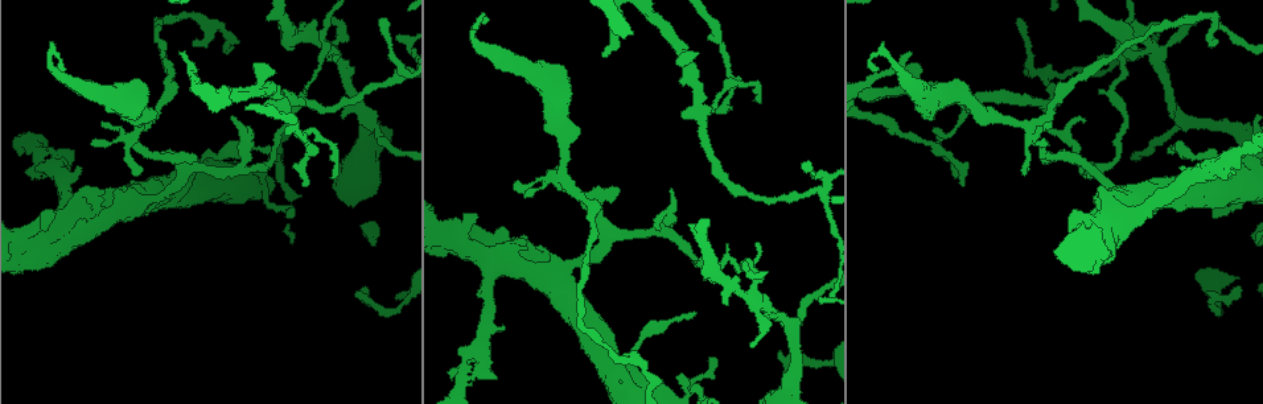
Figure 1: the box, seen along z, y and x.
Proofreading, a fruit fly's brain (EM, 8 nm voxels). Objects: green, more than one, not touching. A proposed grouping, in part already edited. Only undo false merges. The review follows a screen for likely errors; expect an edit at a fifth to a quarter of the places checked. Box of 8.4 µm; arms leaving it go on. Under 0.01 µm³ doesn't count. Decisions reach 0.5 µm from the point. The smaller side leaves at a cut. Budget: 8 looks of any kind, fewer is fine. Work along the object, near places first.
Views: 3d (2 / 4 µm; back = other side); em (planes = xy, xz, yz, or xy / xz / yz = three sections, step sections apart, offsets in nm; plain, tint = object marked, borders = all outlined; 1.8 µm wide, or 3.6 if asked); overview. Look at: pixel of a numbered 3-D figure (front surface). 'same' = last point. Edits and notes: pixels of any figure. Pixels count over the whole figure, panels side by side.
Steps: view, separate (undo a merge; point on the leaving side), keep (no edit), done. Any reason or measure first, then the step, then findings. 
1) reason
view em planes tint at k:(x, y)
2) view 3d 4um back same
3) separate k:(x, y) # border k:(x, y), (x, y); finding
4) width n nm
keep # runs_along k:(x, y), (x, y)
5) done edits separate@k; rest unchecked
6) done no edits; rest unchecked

three arms meet
view em planes tint at 1:(274, 100)

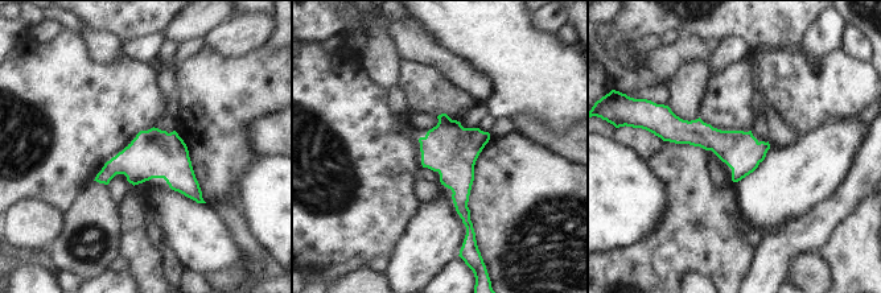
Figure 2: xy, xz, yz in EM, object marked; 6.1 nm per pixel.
keep # runs_along 2:(659, 128), (765, 147); all the same neuron

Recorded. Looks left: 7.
sharp bend
view em xy step 16 tint at 1:(666, 229)

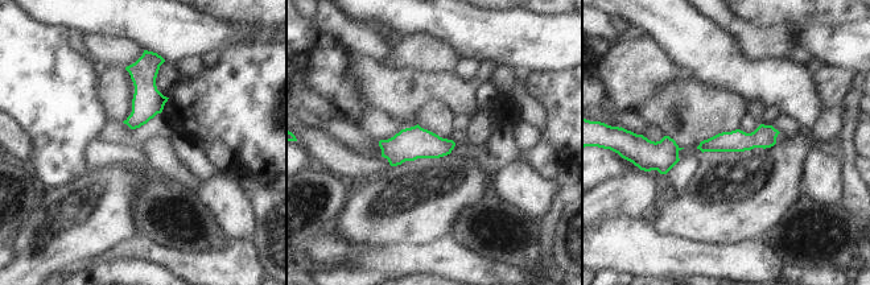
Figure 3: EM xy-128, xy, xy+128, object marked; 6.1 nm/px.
view em planes tint same

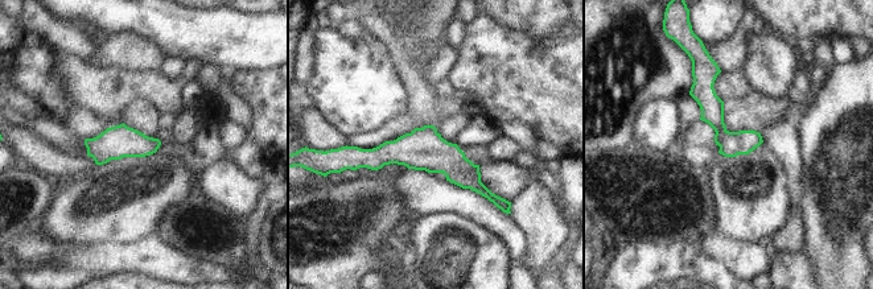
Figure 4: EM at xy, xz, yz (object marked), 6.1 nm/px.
width 150 nm
keep # all the same neuron

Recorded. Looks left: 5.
thick turns thin
view em planes tint at 1:(477, 48)

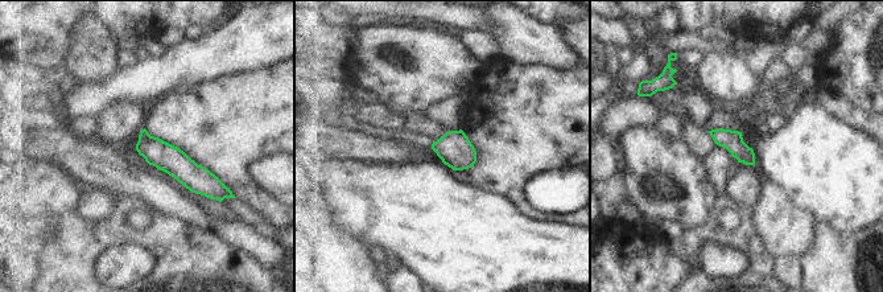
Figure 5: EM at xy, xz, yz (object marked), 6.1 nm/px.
keep # runs_along 5:(143, 135), (164, 156), (214, 189); all the same neuron

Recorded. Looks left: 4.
done no edits; rest unchecked

